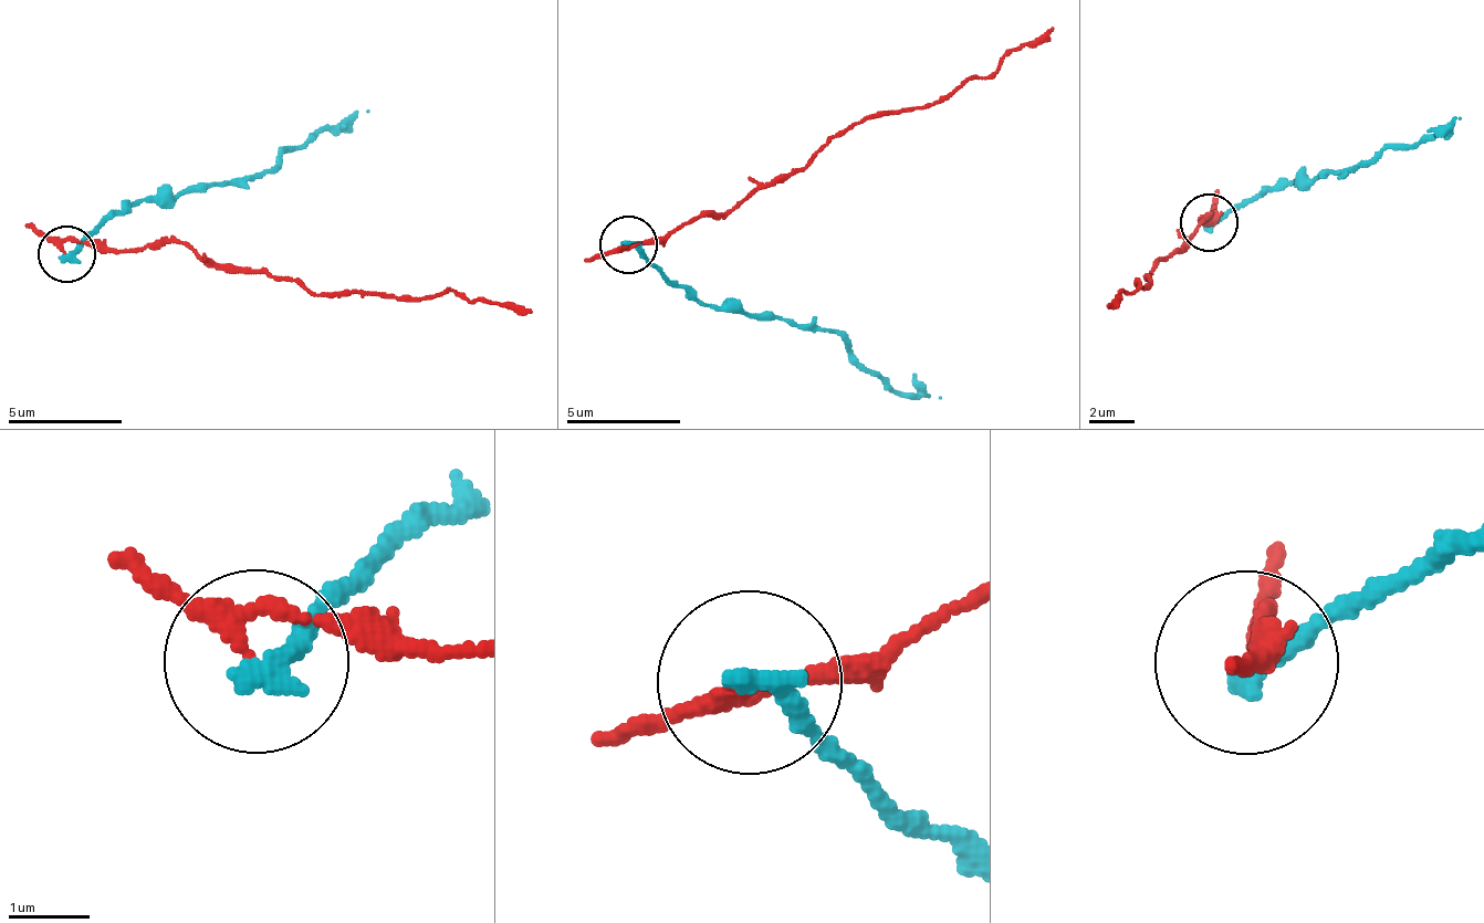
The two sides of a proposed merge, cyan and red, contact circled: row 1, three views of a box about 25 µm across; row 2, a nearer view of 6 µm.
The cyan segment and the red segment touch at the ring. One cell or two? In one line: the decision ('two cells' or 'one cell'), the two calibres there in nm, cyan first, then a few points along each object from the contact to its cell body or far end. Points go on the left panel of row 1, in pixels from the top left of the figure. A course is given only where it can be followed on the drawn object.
two cells; 300 nm thick on the cyan side, 170 nm on the other; cyan runs (68, 255), (135, 203), (174, 203), (181, 190), (265, 177), (281, 151), (304, 149), (321, 130), (369, 113); red runs (68, 255), (65, 243), (179, 243), (215, 268), (265, 269), (313, 293), (413, 299), (457, 289), (531, 314)

